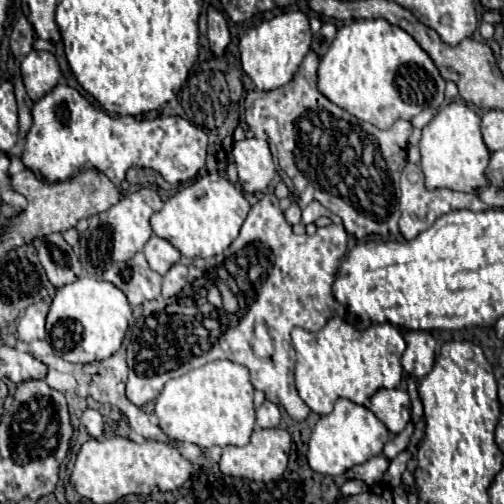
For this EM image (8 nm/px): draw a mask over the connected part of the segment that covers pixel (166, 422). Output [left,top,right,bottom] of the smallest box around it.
[156,360,254,446]

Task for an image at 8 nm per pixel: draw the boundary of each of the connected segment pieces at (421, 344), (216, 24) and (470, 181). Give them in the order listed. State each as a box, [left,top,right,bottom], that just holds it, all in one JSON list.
[[402,332,436,378],[208,8,230,58],[420,102,490,192]]

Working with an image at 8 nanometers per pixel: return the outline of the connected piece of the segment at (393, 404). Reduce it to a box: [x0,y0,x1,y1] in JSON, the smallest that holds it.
[368,388,410,434]

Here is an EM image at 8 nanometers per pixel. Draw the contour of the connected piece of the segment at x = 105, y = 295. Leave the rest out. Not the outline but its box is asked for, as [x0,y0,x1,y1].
[46,277,132,364]

